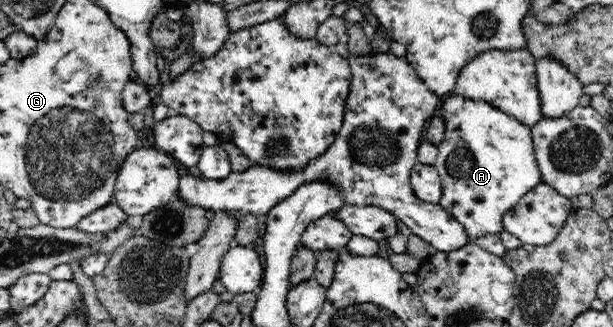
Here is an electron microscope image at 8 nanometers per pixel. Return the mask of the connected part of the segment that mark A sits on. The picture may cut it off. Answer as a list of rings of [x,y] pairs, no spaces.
[[[450,94],[442,99],[439,111],[443,113],[443,121],[445,121],[445,138],[443,142],[437,146],[438,157],[434,162],[434,168],[438,171],[442,181],[442,196],[439,200],[439,204],[447,211],[449,214],[453,215],[457,221],[465,227],[465,233],[467,233],[470,243],[477,242],[481,236],[484,234],[496,234],[498,235],[504,230],[502,225],[502,218],[509,209],[515,206],[521,197],[524,197],[529,191],[533,190],[537,184],[542,183],[542,175],[540,174],[540,169],[538,168],[538,162],[535,157],[534,143],[532,138],[532,133],[530,126],[526,126],[521,122],[518,122],[514,117],[509,117],[505,112],[502,112],[497,107],[488,104],[483,101],[471,101],[471,99],[463,95]]]

